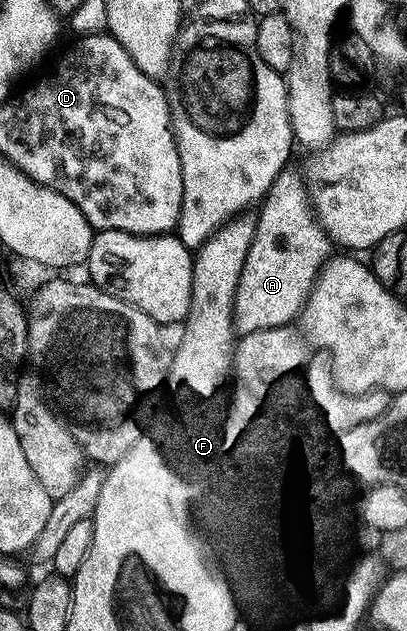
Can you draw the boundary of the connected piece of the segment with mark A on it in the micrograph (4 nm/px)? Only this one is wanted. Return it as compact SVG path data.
M294 166L283 168L266 192L264 204L270 208L257 213L258 229L254 231L254 241L248 250L246 265L234 295L234 331L244 336L256 330L285 328L297 321L322 267L332 255L332 241L319 224L314 209L310 207L310 194L306 191L306 181L299 169L297 172Z

